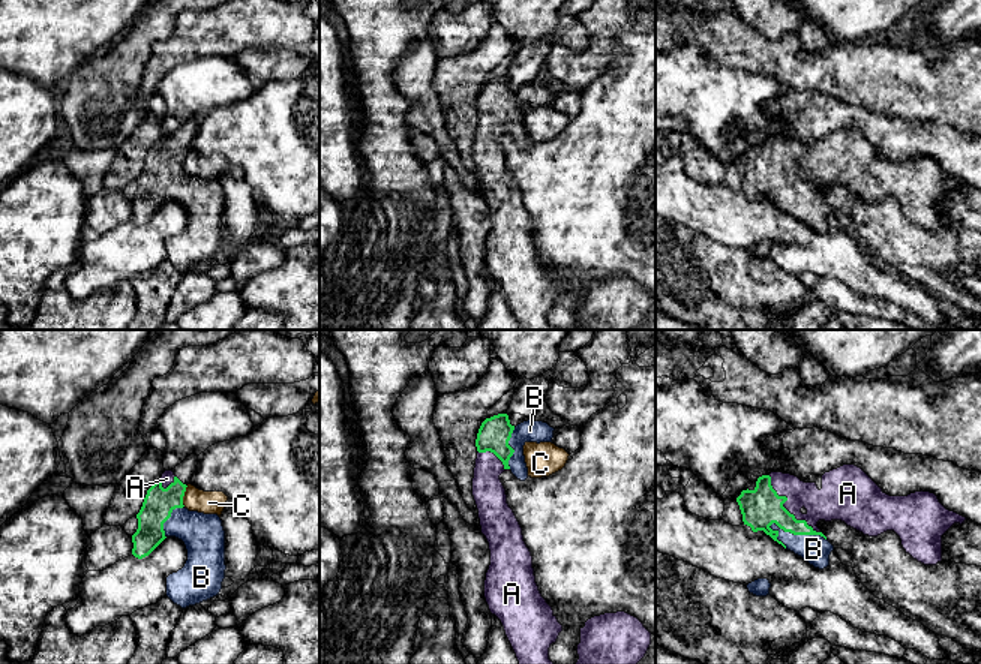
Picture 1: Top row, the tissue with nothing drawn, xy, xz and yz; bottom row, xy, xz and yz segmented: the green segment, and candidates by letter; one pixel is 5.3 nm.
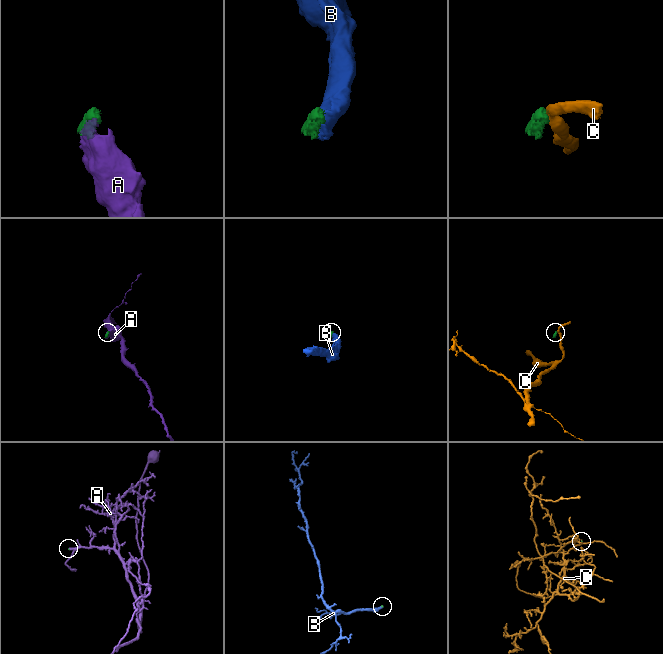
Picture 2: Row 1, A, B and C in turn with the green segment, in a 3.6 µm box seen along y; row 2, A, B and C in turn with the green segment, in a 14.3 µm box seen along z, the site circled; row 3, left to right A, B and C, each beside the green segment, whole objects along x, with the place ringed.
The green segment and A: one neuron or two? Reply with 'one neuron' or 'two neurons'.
one neuron

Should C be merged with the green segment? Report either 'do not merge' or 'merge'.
do not merge

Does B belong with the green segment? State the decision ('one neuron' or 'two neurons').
one neuron

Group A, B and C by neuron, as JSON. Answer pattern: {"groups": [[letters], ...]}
{"groups": [["A", "B"], ["C"]]}

